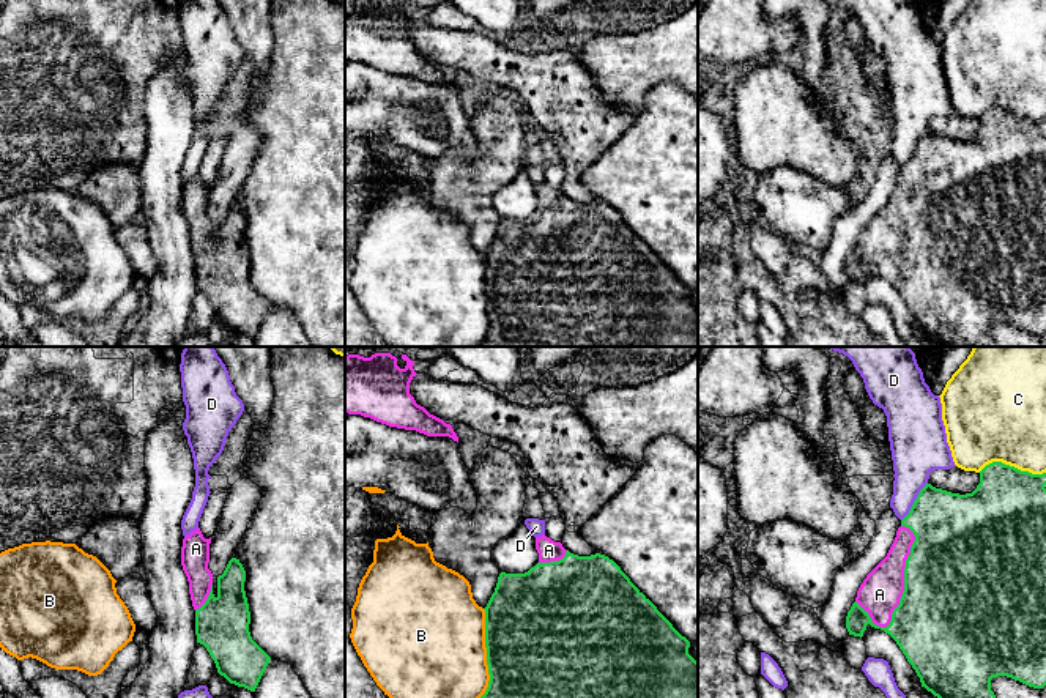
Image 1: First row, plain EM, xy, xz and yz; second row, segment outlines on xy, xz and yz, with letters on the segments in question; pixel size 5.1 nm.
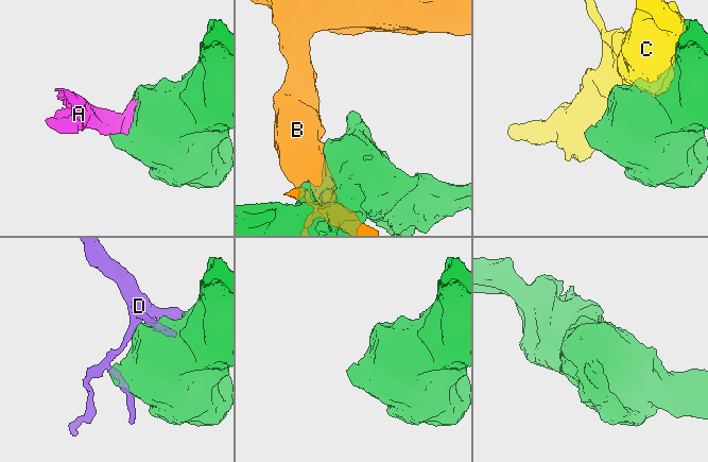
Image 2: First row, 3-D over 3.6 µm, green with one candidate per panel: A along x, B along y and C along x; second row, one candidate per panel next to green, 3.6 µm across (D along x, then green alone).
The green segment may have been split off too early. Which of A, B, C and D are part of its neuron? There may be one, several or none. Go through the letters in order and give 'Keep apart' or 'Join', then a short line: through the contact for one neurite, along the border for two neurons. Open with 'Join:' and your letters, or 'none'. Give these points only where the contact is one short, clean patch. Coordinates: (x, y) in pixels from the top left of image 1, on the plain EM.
Join: A
A: Join
B: Keep apart
C: Keep apart
D: Keep apart

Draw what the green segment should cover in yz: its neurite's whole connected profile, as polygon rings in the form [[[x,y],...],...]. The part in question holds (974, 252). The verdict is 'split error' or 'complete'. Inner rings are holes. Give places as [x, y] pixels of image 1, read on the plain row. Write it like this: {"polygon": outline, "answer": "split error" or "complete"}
{"polygon": [[[1002,109],[980,118],[980,131],[972,140],[959,142],[926,131],[909,161],[901,167],[887,203],[866,222],[846,263],[849,282],[863,284],[866,273],[888,280],[920,325],[922,334],[939,347],[997,347],[991,326],[1007,323],[1033,336],[1046,332],[1046,120],[1032,121]]], "answer": "split error"}

